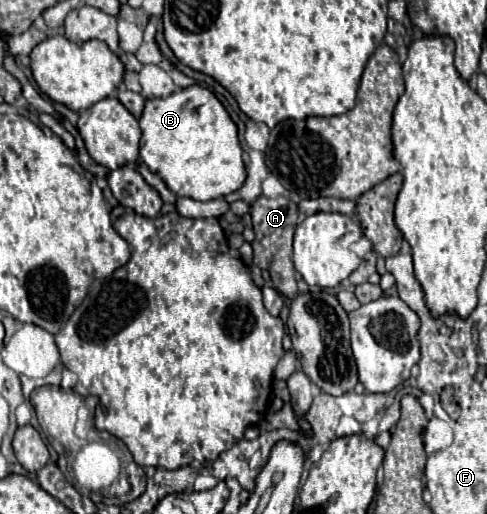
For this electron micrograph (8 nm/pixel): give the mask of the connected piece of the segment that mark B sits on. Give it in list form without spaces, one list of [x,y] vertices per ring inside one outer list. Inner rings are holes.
[[[198,84],[178,88],[166,98],[146,100],[140,116],[140,156],[176,196],[214,200],[236,192],[246,180],[238,128],[220,100]]]

